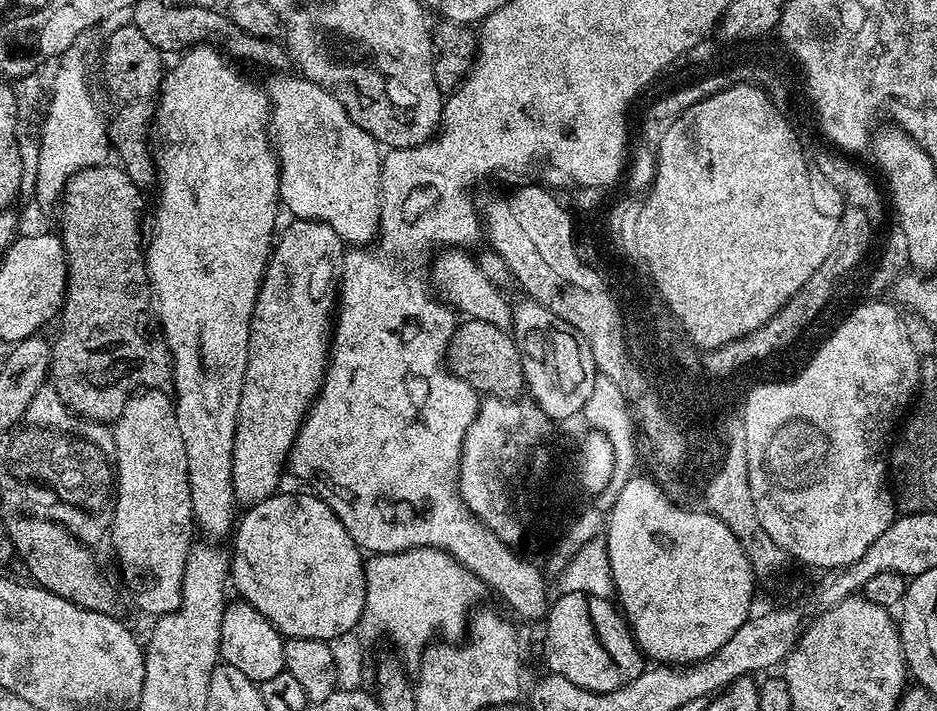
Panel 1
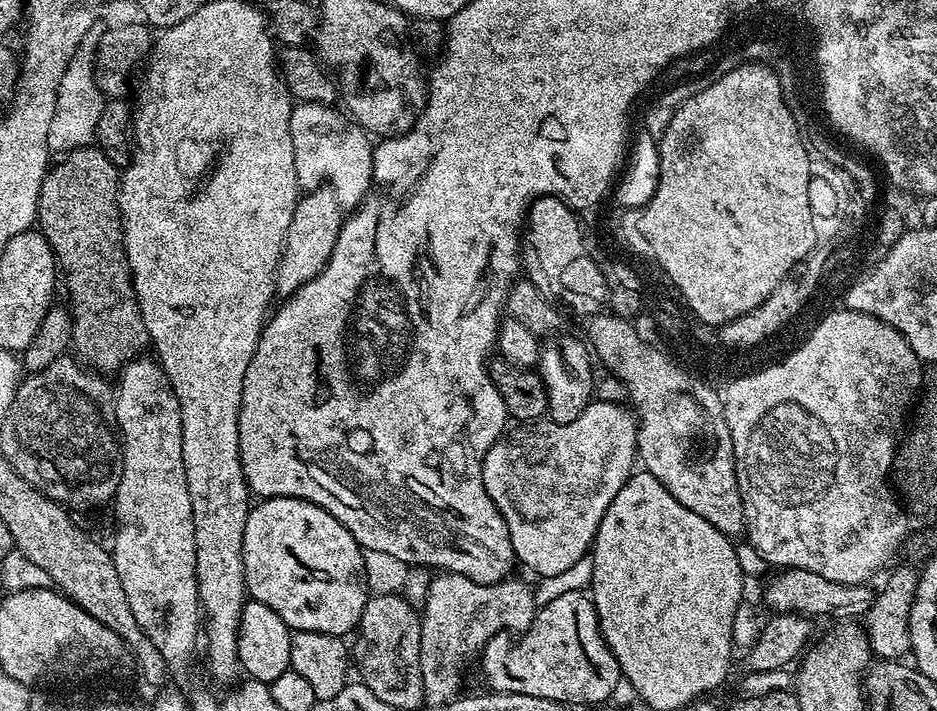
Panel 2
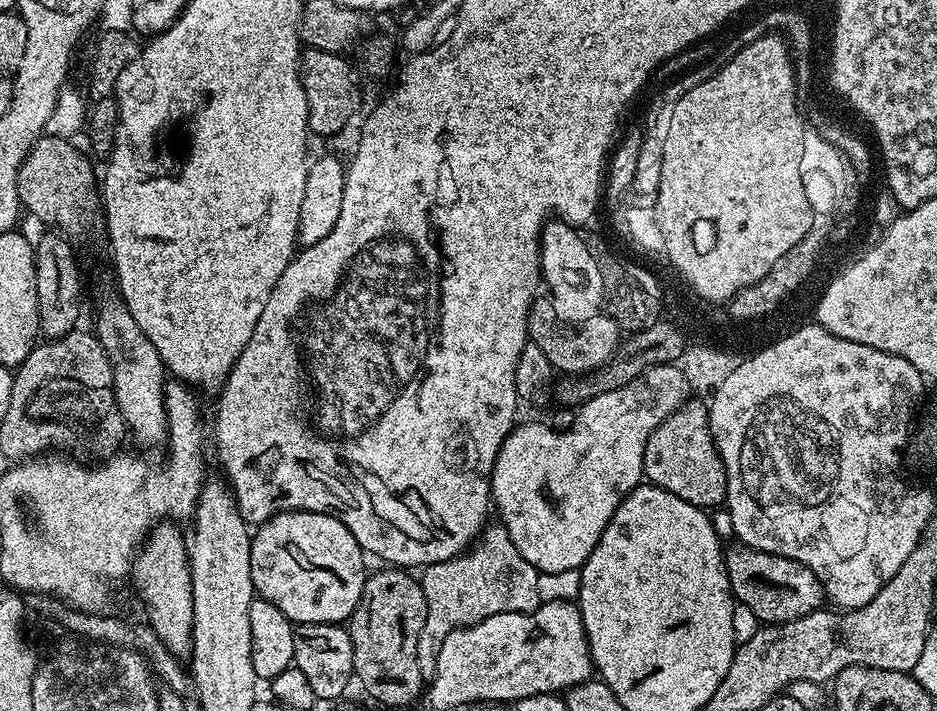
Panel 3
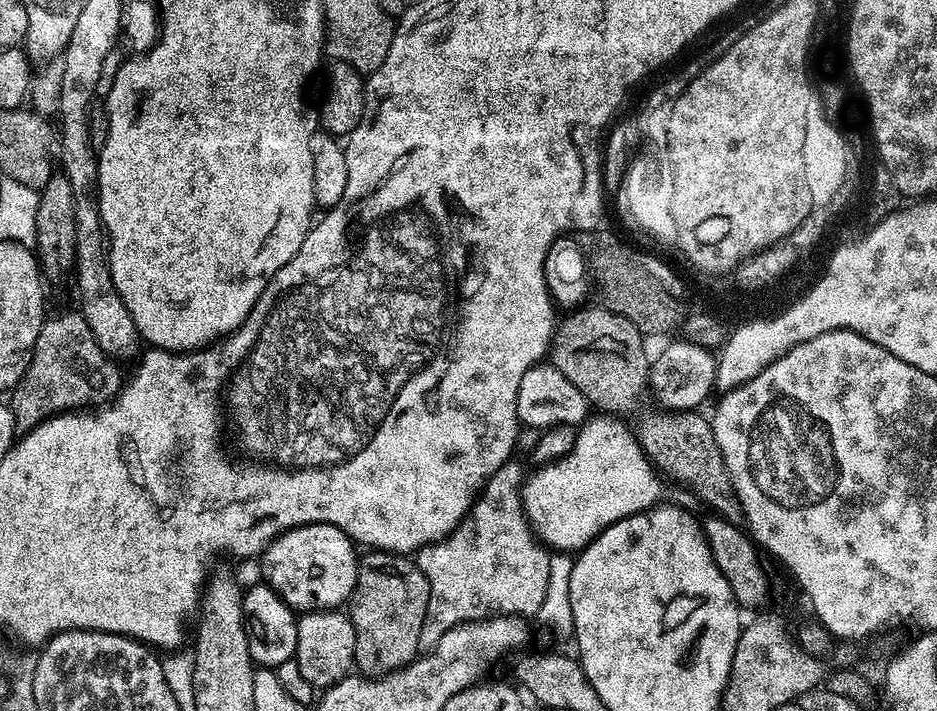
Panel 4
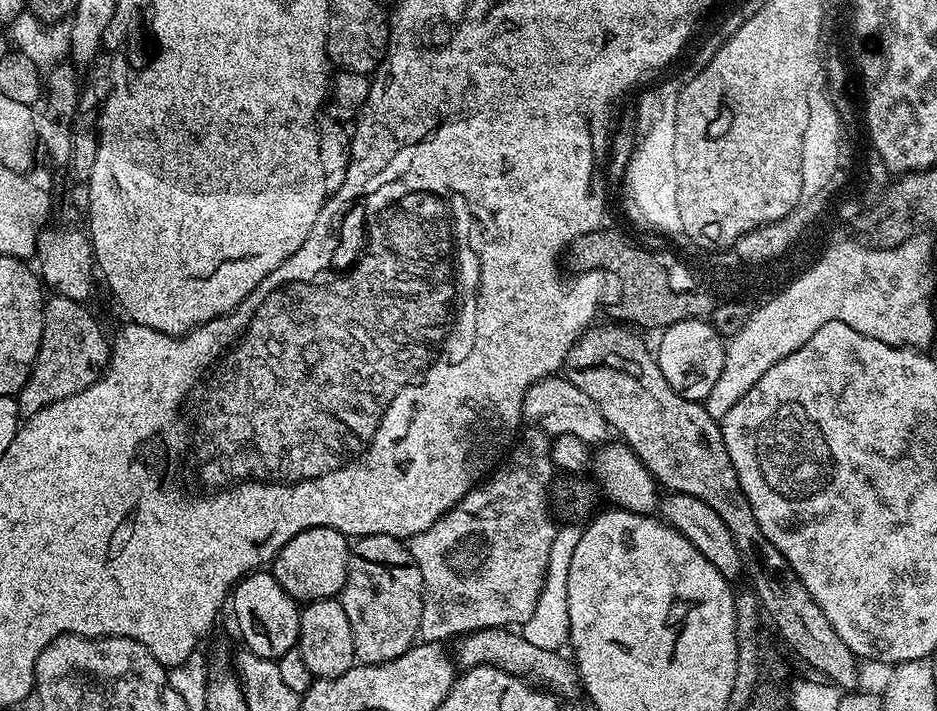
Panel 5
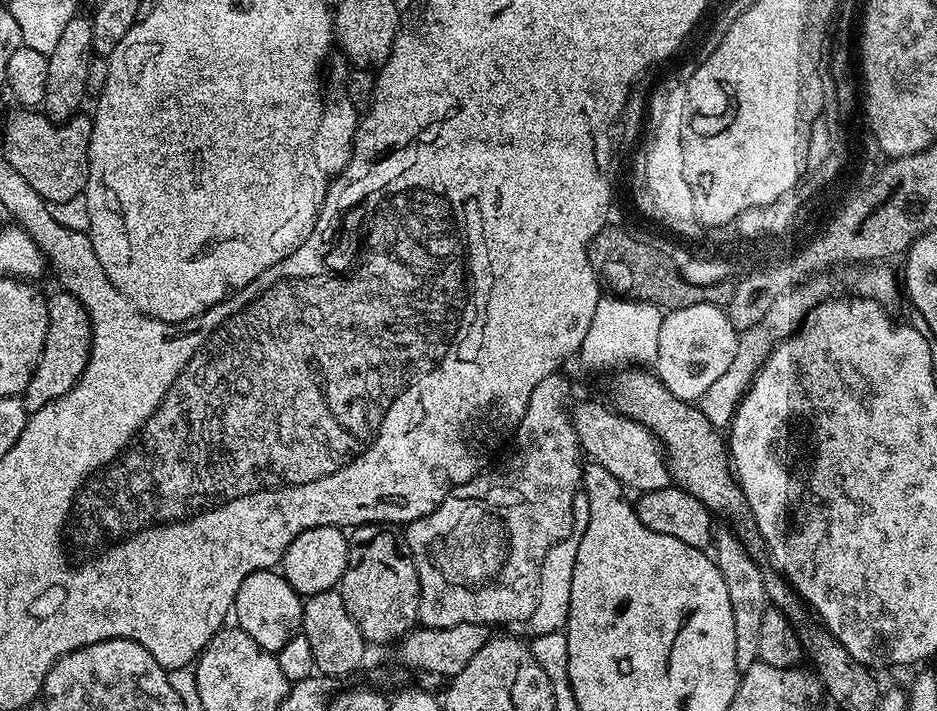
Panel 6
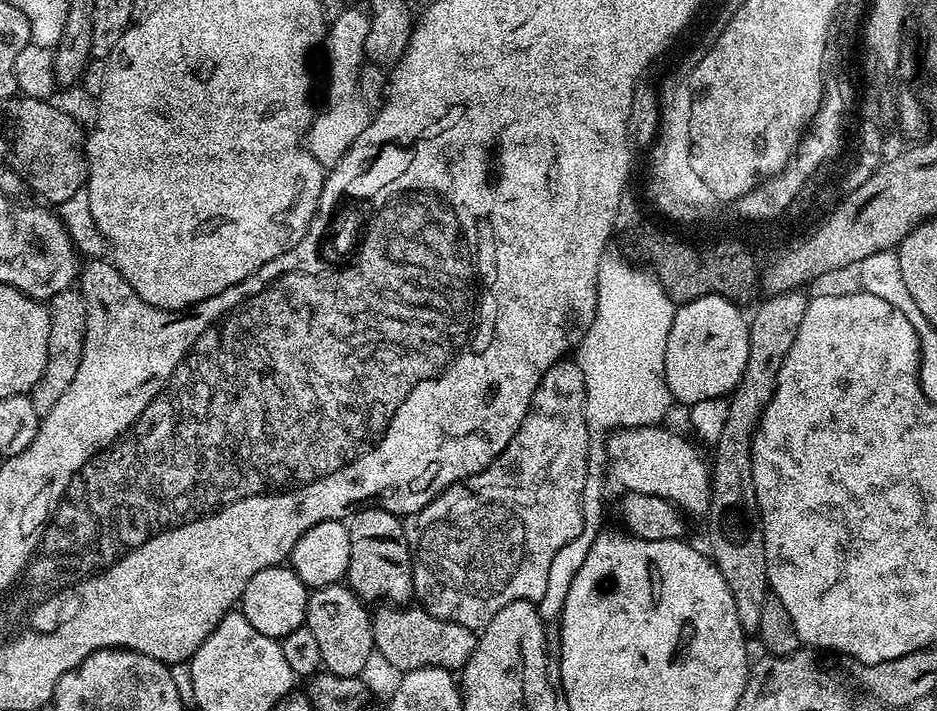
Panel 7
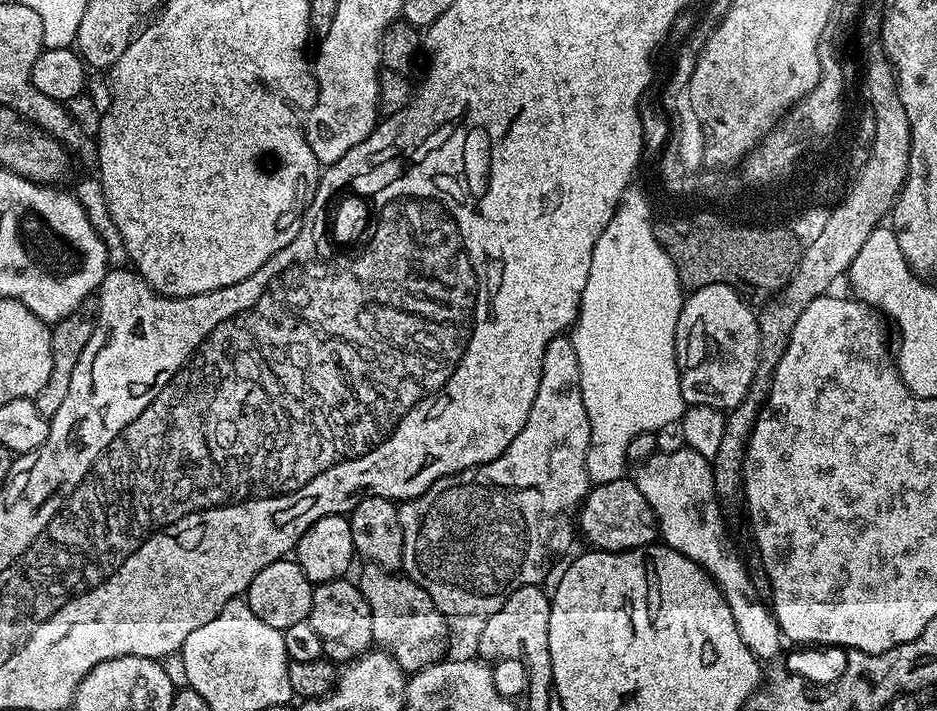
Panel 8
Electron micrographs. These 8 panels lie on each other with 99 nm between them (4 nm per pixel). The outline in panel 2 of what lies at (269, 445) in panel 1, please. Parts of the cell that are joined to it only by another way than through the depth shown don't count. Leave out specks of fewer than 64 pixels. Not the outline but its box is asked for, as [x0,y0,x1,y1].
[276,186,342,297]

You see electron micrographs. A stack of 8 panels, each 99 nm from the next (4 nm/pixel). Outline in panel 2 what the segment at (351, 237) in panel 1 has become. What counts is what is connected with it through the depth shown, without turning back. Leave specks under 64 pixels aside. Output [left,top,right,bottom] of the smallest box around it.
[290,103,373,210]

